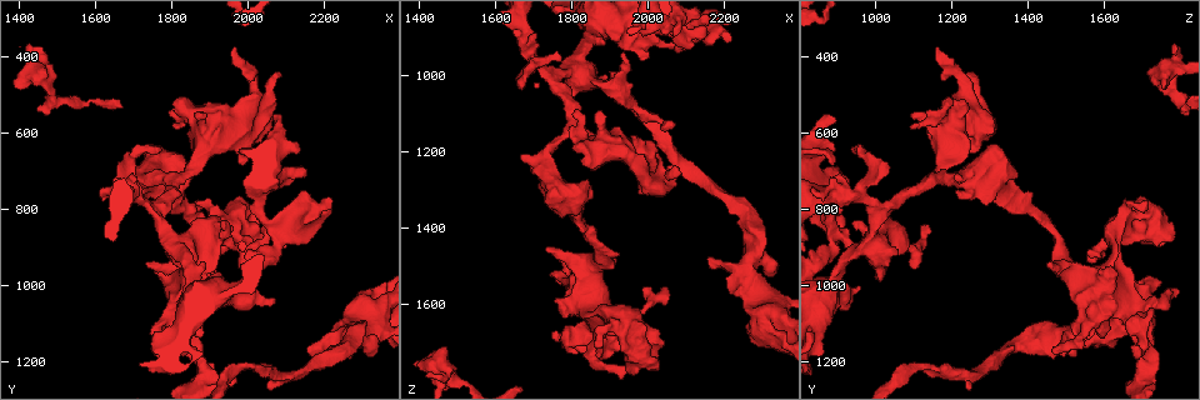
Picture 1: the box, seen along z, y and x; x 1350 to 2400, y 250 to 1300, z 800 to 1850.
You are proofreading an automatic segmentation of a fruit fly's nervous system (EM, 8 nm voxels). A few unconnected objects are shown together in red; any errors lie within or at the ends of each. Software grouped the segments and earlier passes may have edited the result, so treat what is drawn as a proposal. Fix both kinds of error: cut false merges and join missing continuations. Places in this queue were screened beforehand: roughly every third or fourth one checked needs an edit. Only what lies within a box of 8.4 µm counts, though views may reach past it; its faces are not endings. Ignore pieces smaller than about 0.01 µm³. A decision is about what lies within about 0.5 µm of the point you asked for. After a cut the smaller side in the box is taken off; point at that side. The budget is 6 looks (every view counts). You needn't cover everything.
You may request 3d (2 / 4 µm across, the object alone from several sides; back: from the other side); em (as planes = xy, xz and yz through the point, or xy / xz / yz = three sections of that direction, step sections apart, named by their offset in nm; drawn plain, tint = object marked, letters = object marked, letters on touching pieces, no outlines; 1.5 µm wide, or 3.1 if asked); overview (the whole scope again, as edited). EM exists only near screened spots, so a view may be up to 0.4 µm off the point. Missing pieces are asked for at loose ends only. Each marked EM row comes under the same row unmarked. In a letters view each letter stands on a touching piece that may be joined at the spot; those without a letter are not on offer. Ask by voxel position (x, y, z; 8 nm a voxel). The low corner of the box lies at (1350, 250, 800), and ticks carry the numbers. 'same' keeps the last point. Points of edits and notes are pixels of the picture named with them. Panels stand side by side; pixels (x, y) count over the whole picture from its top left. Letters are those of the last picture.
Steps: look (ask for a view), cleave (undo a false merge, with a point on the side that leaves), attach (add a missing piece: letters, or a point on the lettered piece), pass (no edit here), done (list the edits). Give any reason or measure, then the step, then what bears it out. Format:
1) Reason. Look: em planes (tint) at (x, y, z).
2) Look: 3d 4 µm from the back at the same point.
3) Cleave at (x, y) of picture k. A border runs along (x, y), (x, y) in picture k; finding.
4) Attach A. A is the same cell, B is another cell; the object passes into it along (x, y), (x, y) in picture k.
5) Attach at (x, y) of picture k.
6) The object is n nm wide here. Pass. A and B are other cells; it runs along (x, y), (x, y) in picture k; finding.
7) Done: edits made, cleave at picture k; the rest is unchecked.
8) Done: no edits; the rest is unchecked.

Thin end. Look: 3d 4 µm at (2060, 845, 1120).

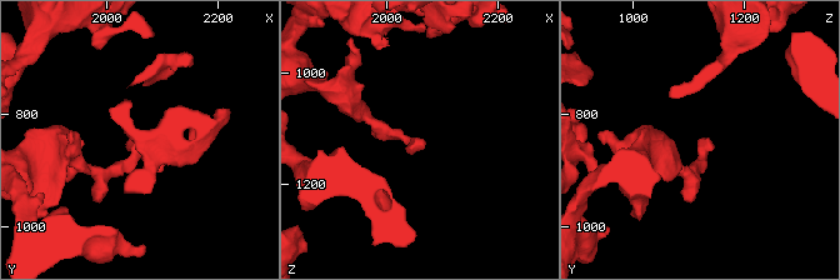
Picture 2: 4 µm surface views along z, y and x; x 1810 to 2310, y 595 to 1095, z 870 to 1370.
Look: em xz step 4 (tint) at (2060, 840, 1120).

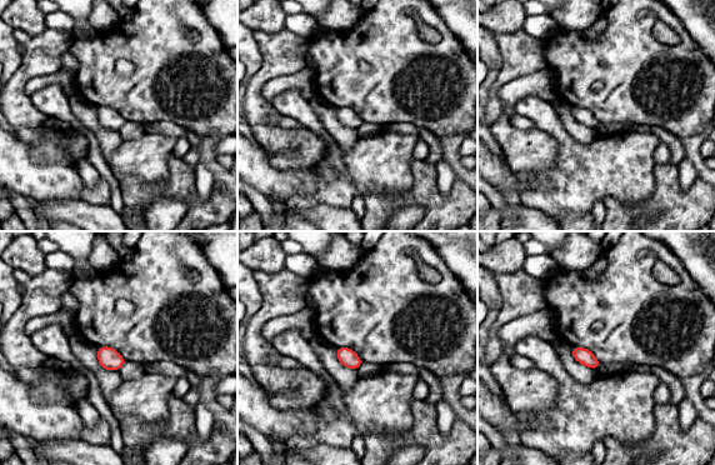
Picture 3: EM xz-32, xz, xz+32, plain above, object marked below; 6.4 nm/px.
Look: em planes (letters) at the same point.

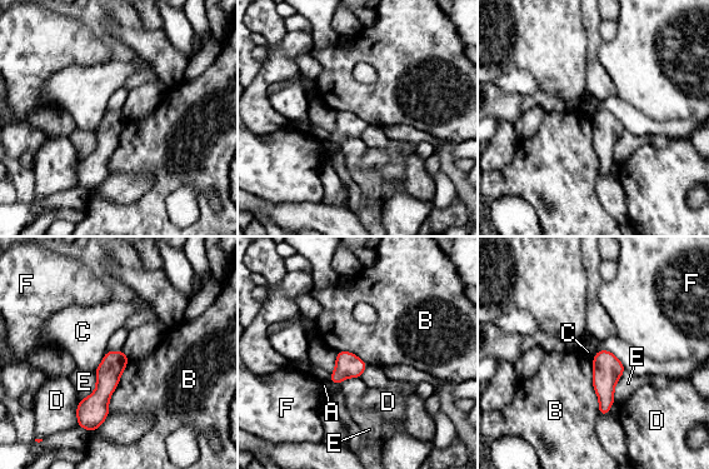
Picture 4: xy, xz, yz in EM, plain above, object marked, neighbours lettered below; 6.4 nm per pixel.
The longest contact is with B, 380 nm. Pass. A, B, C, D, E and F are other cells; a border runs along (108, 350), (94, 372) in picture 4; none of them fits.

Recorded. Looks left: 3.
Branch stops here. Look: em planes (tint) at (1945, 840, 945).

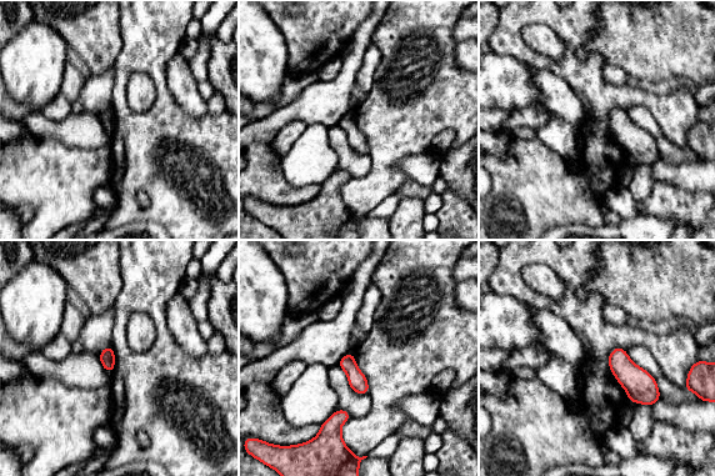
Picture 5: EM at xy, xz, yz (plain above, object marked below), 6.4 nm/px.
What lies round it. Look: em planes (letters) at the same point.

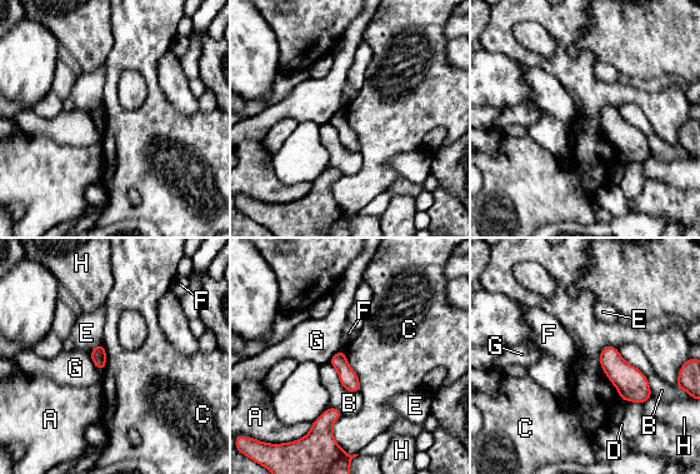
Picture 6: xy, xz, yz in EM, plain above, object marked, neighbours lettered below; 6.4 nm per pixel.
Pass. A, B, C, D, E, F, G and H are other cells; a border runs along (608, 344), (600, 368), (620, 395) in picture 6; none of them fits.

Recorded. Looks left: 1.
Done: no edits; the rest is unchecked.

